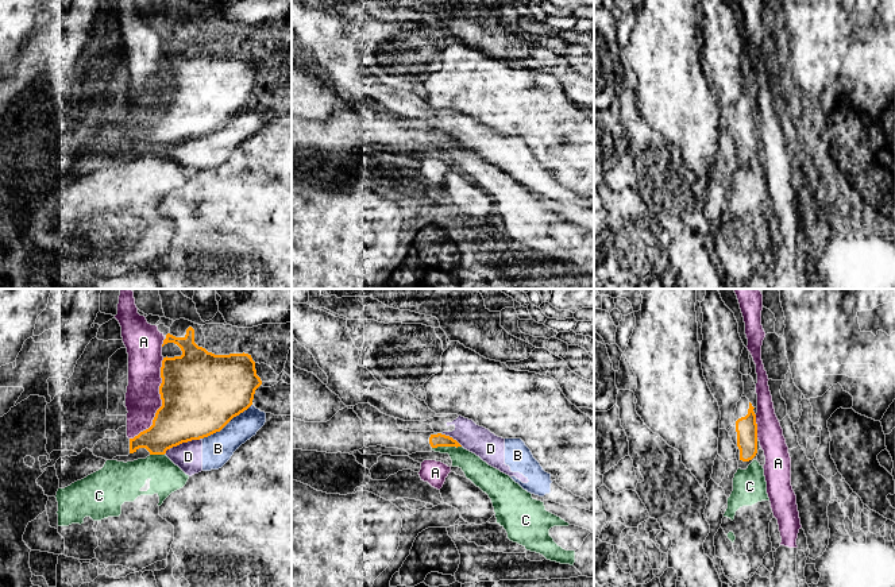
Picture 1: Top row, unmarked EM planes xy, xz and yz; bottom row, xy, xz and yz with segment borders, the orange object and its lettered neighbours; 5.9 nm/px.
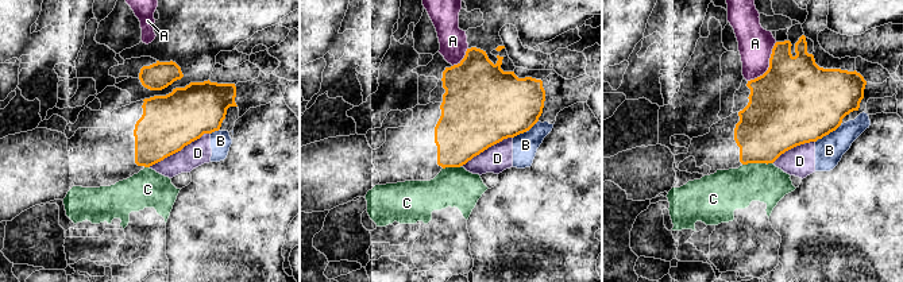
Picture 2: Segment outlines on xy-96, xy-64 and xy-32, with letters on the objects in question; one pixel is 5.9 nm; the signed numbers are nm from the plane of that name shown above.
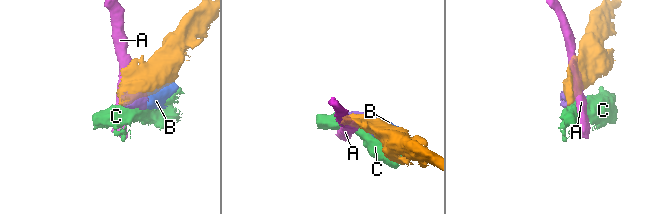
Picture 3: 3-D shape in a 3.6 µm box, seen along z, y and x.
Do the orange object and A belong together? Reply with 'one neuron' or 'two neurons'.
two neurons

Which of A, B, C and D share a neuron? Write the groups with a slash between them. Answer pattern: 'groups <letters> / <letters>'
groups A / B D / C

